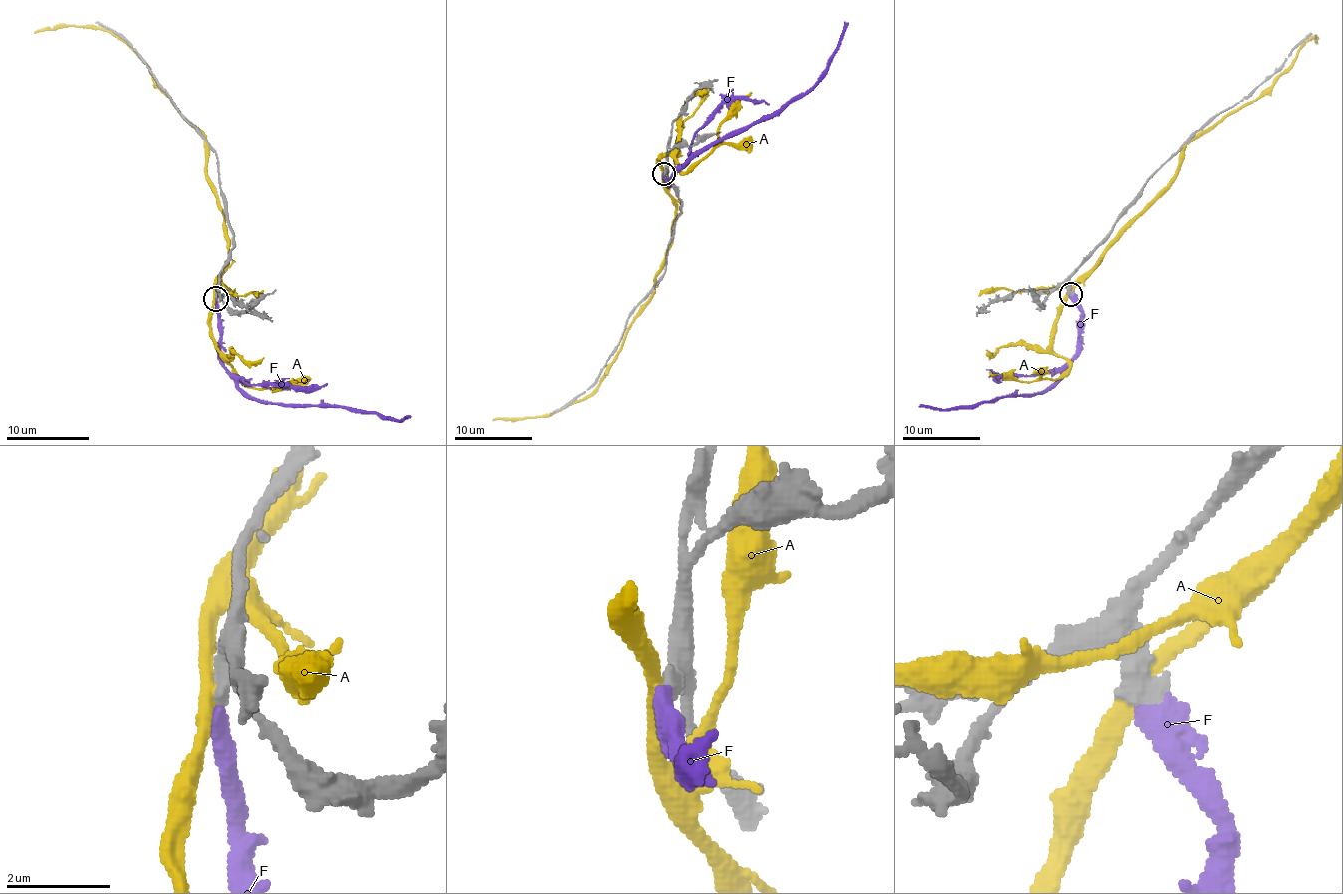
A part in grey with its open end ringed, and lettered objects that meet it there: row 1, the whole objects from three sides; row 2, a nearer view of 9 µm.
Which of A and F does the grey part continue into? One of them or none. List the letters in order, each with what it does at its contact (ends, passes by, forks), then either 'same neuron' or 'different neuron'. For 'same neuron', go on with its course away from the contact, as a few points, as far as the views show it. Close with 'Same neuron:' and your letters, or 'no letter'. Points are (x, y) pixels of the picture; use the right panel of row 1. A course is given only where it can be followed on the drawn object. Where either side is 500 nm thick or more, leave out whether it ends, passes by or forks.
A: it passes by; different neuron
F: it ends; same neuron; course (1071, 295), (1081, 312), (1079, 355), (1054, 386), (962, 408), (919, 406)
Same neuron: F

